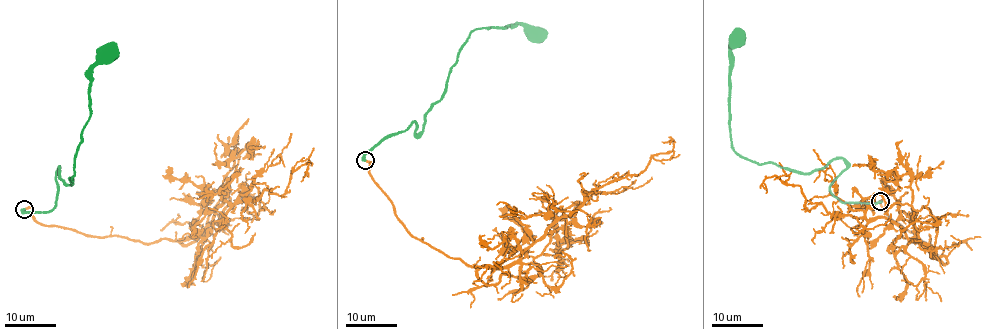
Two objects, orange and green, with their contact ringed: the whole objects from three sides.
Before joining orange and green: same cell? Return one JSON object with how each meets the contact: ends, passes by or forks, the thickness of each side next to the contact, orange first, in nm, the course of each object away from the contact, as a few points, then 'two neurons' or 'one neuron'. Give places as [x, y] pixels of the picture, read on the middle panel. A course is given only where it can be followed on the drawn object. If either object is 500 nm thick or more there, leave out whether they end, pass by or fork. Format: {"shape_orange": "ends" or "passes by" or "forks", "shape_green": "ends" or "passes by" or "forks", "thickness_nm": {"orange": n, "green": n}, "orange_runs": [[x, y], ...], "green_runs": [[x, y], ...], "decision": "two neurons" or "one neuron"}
{"shape_orange": "ends", "shape_green": "ends", "thickness_nm": {"orange": 260, "green": 480}, "orange_runs": [[365, 160], [414, 237], [494, 268], [509, 266], [592, 191], [672, 149], [671, 139], [661, 142]], "green_runs": [[365, 160], [385, 139], [415, 121], [415, 134], [423, 129], [470, 33], [523, 23], [537, 35]], "decision": "one neuron"}

